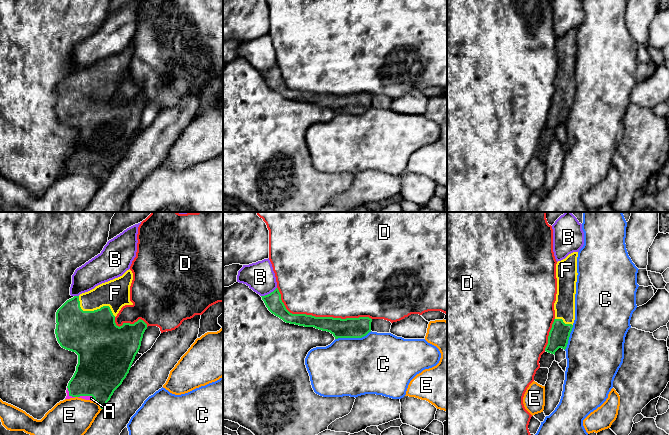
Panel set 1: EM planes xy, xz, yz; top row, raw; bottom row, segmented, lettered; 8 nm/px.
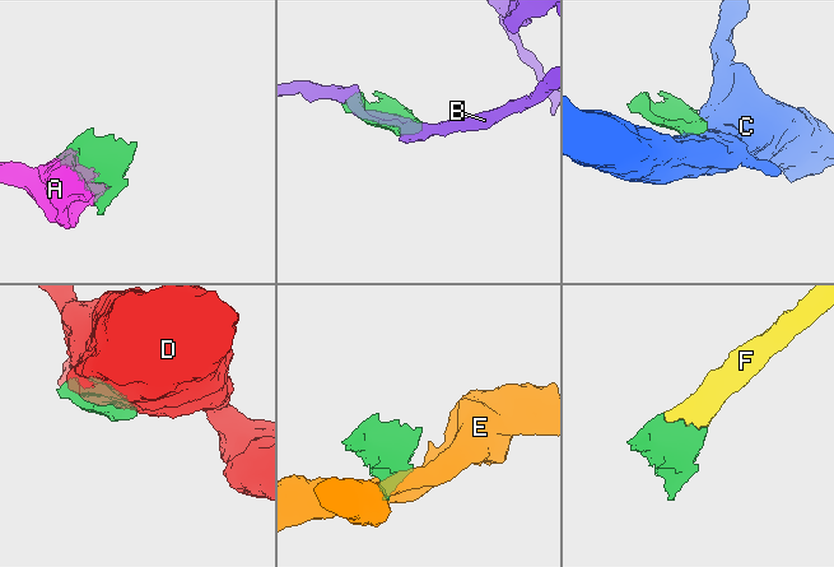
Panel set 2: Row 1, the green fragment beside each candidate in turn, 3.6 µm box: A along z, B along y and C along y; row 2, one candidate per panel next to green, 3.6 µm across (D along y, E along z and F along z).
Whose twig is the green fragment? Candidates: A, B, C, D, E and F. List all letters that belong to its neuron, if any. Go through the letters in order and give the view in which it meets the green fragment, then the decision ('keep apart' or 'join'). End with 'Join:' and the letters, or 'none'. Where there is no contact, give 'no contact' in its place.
A: xy | join
B: xz | keep apart
C: xz | keep apart
D: xz | keep apart
E: xy | keep apart
F: xy | join
Join: A, F

